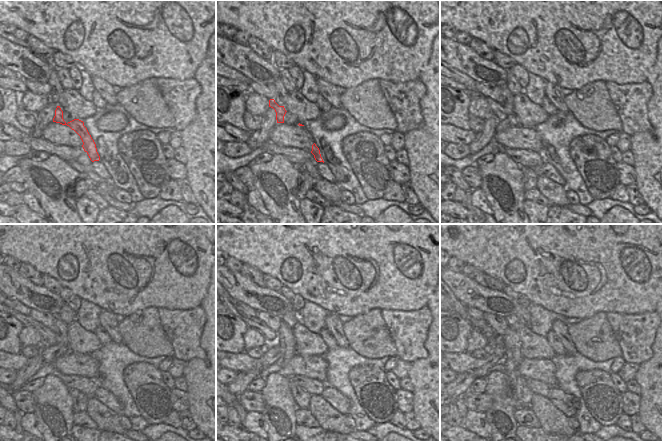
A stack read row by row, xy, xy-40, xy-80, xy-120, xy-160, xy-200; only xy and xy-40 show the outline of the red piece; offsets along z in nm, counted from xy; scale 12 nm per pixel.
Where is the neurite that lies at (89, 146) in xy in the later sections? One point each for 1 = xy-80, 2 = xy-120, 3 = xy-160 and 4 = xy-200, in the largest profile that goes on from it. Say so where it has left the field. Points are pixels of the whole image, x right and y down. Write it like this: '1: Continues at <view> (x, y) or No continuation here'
1: Continues at xy-80 (497, 109)
2: Continues at xy-120 (48, 335)
3: Continues at xy-160 (270, 336)
4: Continues at xy-200 (460, 309)

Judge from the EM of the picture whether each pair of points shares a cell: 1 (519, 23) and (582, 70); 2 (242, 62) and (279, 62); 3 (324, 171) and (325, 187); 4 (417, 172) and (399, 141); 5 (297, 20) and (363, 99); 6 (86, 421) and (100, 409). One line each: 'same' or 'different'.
1: same
2: different
3: different
4: different
5: different
6: different

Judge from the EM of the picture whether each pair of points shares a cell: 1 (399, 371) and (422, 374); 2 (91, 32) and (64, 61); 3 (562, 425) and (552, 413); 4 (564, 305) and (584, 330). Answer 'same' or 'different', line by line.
1: different
2: different
3: same
4: different

